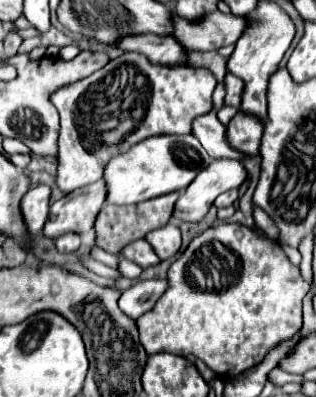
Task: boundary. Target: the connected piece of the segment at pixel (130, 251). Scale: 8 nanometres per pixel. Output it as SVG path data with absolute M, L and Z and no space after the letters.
M135 240L135 242L127 244L123 248L123 256L133 260L135 264L139 264L141 268L147 268L147 266L153 266L153 264L159 262L157 254L153 252L153 248L149 246L147 240Z

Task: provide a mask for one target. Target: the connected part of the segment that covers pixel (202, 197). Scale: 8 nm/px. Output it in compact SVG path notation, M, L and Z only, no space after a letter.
M229 158L213 160L183 190L181 198L175 204L173 216L177 220L199 222L213 206L215 198L231 188L239 188L245 176L247 176L247 170L239 160L229 160Z

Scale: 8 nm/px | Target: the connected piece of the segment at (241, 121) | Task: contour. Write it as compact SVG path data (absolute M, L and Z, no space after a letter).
M237 112L233 116L233 120L227 124L227 136L229 136L229 144L235 150L239 150L247 156L255 156L255 154L259 154L263 122L261 122L261 118L253 116L253 114Z

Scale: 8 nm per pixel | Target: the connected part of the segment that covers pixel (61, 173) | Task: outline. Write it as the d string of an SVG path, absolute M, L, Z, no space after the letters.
M127 52L111 60L105 68L87 76L81 82L69 84L51 96L51 102L61 114L61 134L59 134L59 168L57 168L57 186L63 194L69 194L77 188L97 182L103 176L105 164L109 158L119 152L127 152L137 142L161 136L161 134L189 134L191 124L197 116L203 116L213 110L213 88L217 80L207 68L197 68L191 64L181 66L163 66L153 64L137 52Z

